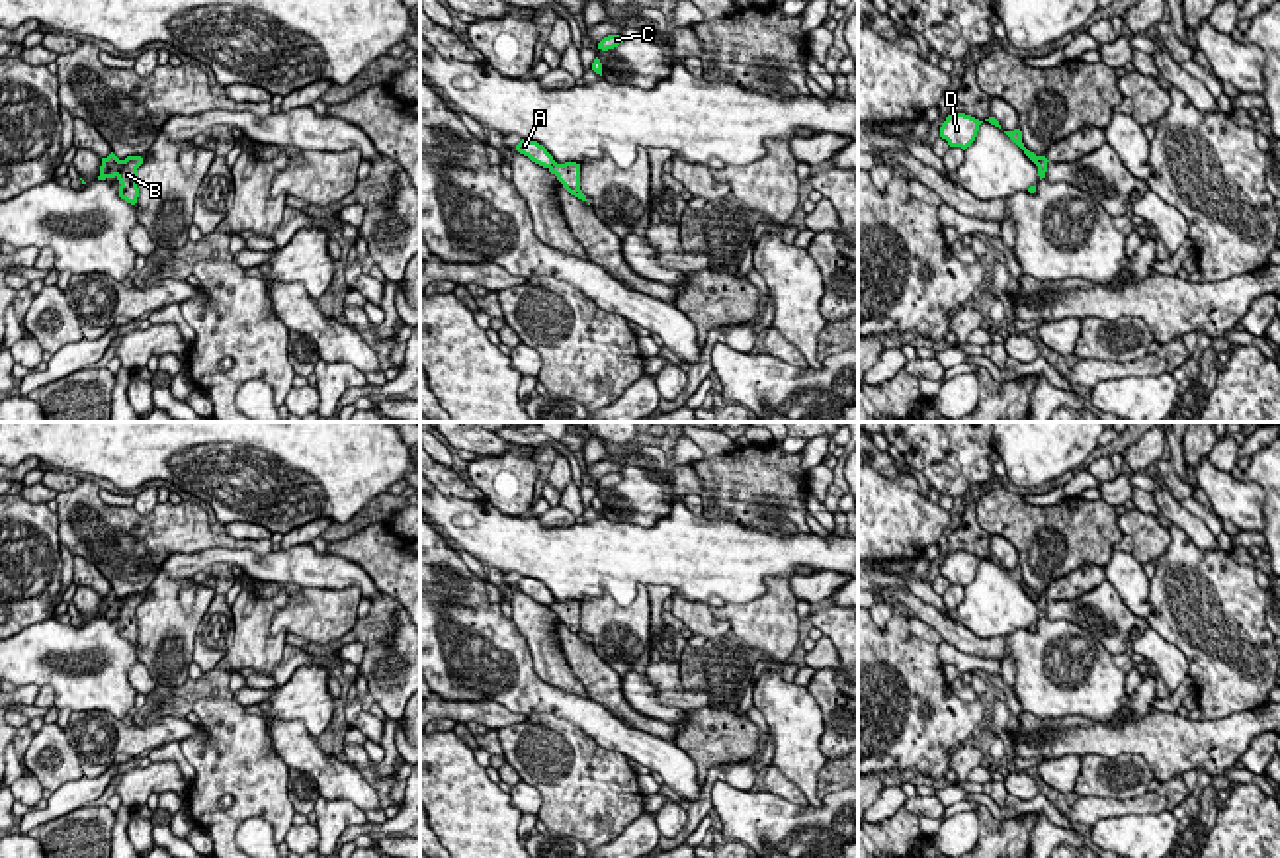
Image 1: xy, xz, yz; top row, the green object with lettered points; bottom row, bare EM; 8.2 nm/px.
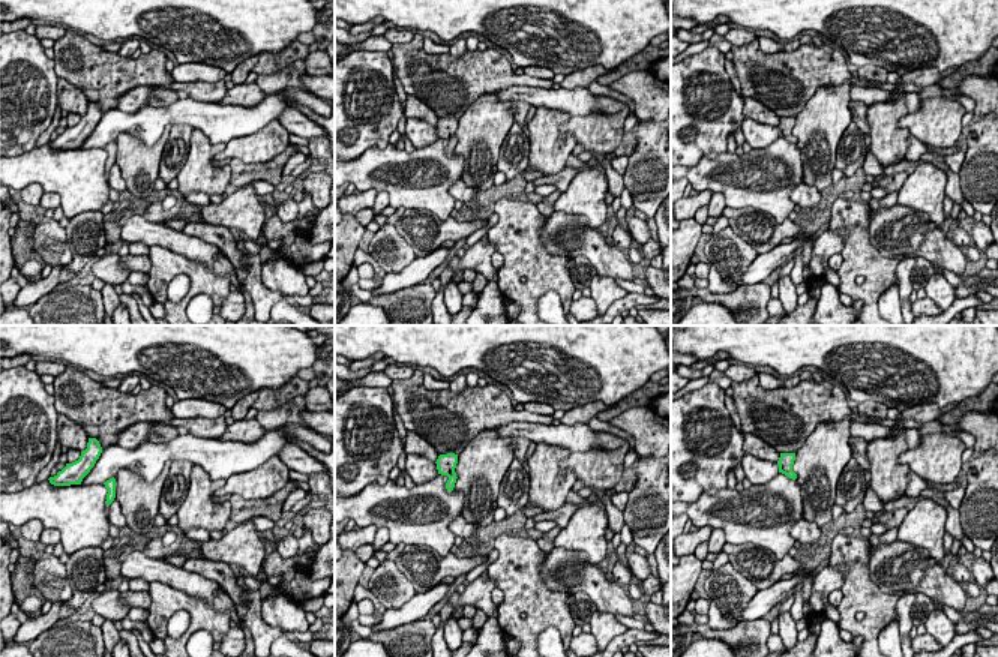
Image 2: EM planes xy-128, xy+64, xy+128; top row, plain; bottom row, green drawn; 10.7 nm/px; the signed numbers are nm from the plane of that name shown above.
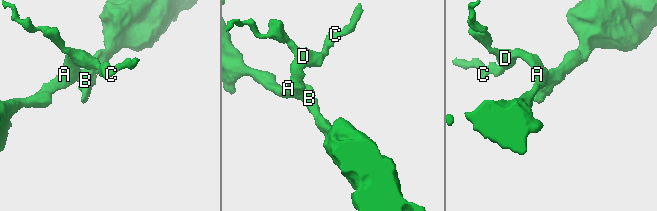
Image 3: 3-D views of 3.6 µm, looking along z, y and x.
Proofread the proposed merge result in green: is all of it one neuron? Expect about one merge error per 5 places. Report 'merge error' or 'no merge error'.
merge error

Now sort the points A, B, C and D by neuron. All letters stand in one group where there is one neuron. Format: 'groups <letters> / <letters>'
groups A C D / B

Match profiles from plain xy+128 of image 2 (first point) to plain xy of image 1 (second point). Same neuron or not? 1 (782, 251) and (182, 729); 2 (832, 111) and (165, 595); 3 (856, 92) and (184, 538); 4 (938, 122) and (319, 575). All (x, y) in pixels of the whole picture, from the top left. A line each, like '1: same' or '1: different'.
1: different
2: same
3: different
4: different

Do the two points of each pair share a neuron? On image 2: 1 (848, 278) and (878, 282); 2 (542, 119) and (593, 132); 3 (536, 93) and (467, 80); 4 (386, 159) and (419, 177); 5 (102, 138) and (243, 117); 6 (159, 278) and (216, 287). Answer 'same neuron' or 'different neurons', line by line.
1: same neuron
2: different neurons
3: different neurons
4: same neuron
5: same neuron
6: same neuron

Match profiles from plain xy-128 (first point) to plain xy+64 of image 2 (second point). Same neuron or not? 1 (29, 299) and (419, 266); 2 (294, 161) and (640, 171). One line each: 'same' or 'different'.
1: same
2: different

